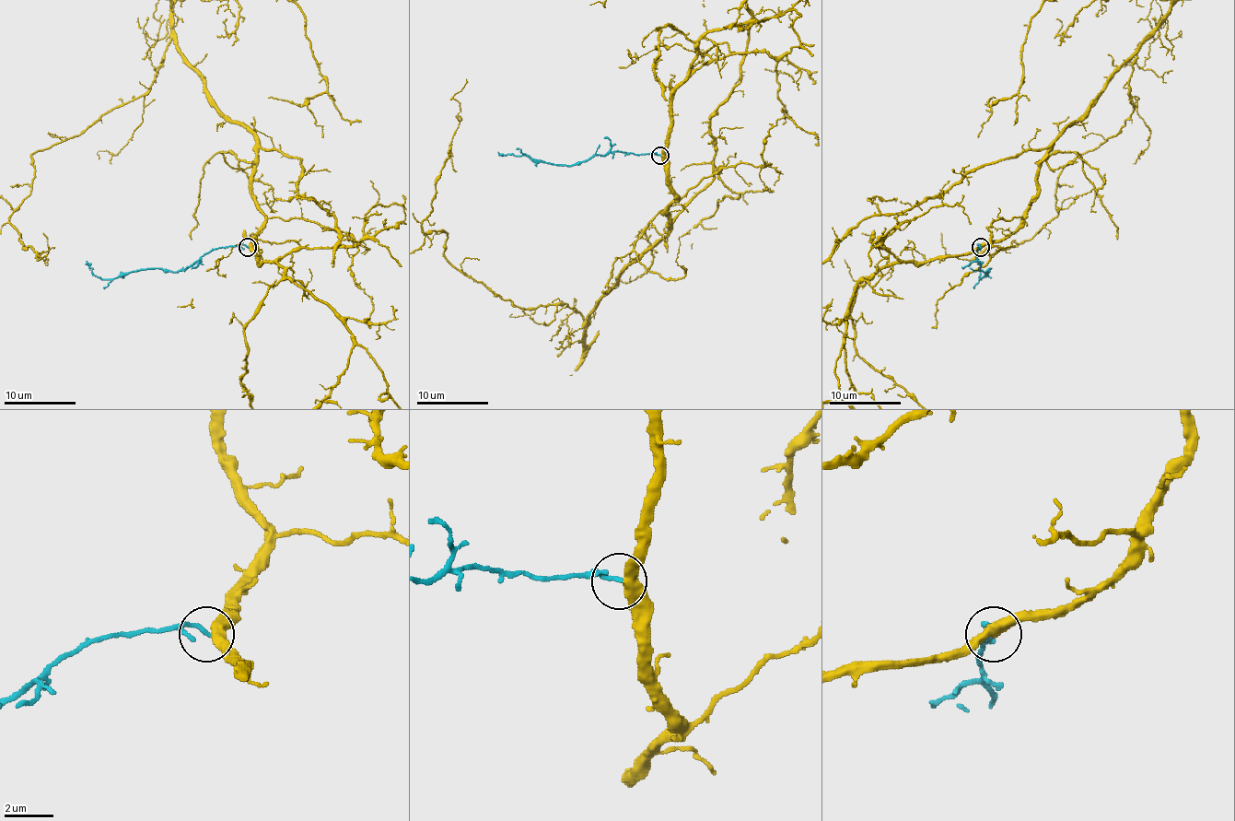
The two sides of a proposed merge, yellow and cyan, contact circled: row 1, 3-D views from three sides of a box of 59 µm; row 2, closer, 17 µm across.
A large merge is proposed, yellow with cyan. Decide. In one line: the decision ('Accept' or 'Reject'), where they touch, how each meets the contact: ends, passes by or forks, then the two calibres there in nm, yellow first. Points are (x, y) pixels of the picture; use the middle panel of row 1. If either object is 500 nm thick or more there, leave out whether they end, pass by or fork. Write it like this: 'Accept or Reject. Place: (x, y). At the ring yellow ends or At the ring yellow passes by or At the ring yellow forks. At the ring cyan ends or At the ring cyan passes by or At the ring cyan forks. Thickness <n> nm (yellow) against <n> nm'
Accept. Place: (659, 155). At the ring yellow passes by. At the ring cyan ends. Thickness 440 nm (yellow) against 160 nm

